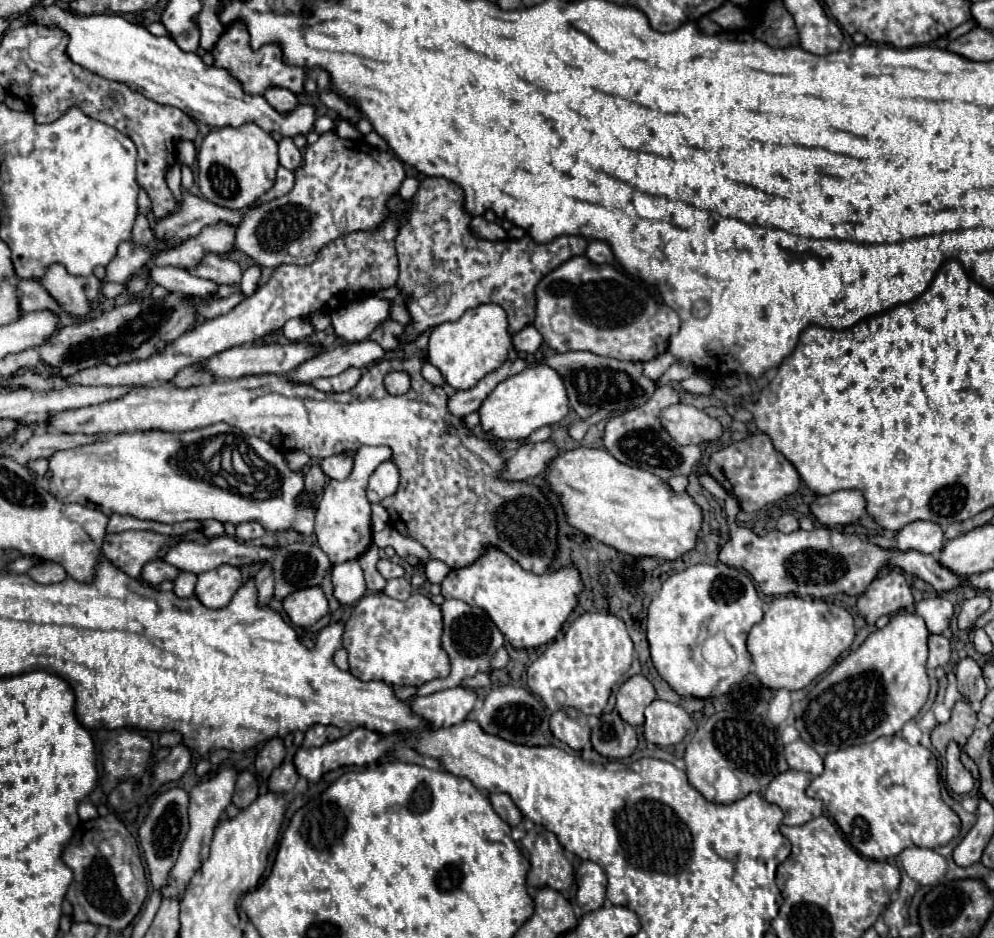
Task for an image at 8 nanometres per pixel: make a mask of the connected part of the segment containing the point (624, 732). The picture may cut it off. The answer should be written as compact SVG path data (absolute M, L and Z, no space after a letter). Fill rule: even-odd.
M611 711L607 715L601 715L599 717L599 723L593 727L591 731L591 743L593 743L593 749L597 753L601 753L603 757L609 757L609 759L623 759L623 757L629 757L635 747L637 747L637 731L627 725L617 711Z

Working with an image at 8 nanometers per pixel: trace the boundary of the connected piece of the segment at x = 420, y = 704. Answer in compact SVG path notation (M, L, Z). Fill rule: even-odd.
M453 687L427 697L415 697L411 707L417 715L431 721L433 727L451 727L461 723L473 711L475 701L477 693L473 689Z

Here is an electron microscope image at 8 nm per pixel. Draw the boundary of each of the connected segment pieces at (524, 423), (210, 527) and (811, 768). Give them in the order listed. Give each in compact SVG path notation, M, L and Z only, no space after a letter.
M545 365L529 367L505 381L501 381L479 407L481 429L499 441L517 441L529 437L533 431L559 423L569 411L569 399L561 377Z
M207 519L207 521L203 521L201 525L203 525L203 533L205 533L205 537L207 537L207 539L211 539L211 537L217 537L217 535L223 535L223 533L225 533L223 525L221 525L219 521L215 521L215 519Z
M801 739L785 745L785 759L791 769L811 773L813 777L821 775L821 771L823 771L823 759Z

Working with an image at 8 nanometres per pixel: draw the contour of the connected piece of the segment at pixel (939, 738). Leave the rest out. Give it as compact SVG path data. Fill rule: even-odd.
M957 701L951 709L951 719L943 725L937 725L931 733L931 743L937 749L937 745L947 745L949 741L967 741L967 737L973 733L977 723L977 715L971 709L967 701Z

